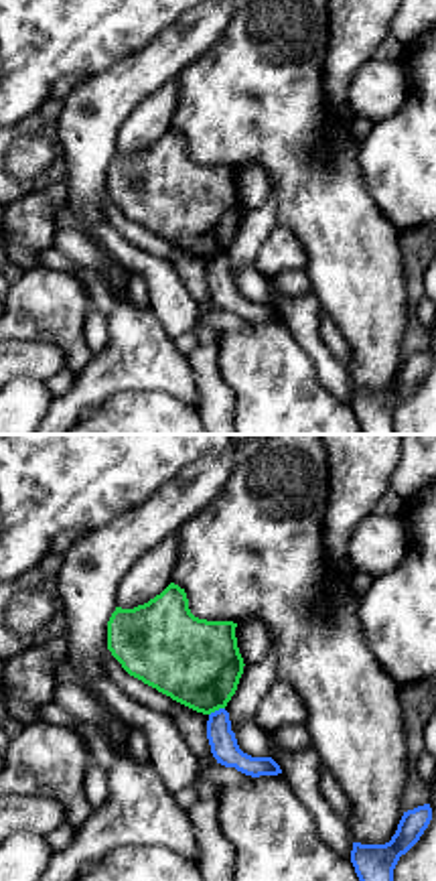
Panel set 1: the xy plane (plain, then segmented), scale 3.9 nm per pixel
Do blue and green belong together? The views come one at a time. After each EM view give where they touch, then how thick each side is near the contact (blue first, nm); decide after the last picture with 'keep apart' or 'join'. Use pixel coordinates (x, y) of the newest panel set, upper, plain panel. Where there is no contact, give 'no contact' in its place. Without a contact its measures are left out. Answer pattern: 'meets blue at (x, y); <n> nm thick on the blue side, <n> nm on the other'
meets blue at (215, 256); 110 nm thick on the blue side, 340 nm on the other

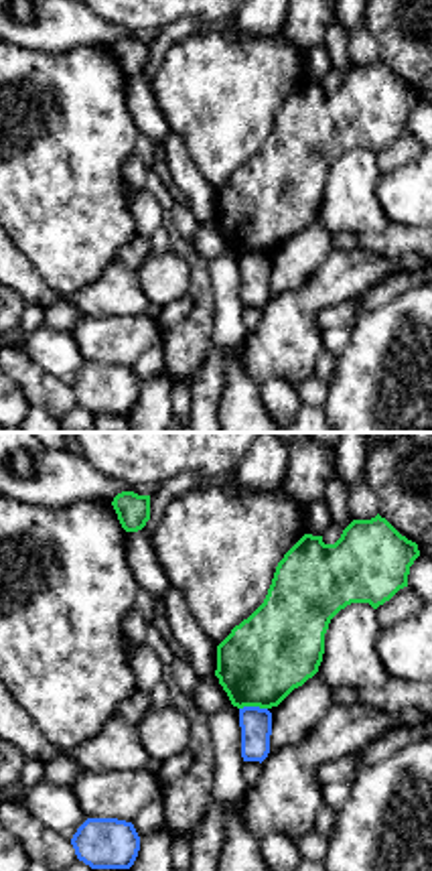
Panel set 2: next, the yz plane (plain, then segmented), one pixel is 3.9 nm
meets blue at (252, 252); 130 nm thick on the blue side, 340 nm on the other

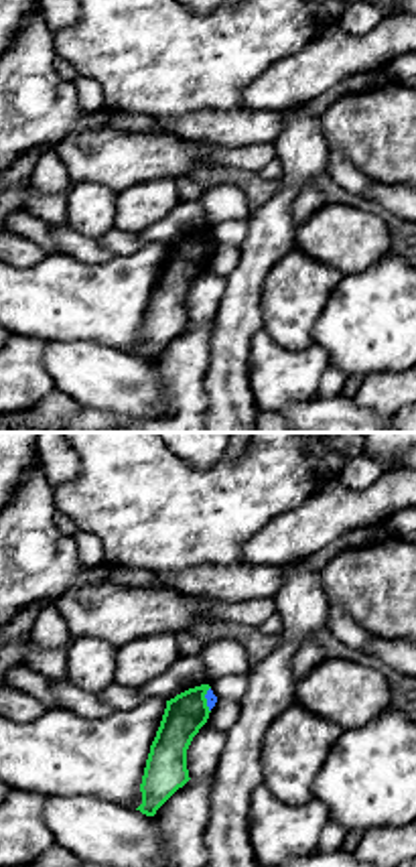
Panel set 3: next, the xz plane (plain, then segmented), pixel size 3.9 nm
meets blue at (208, 244); 50 nm thick on the blue side, 160 nm on the other

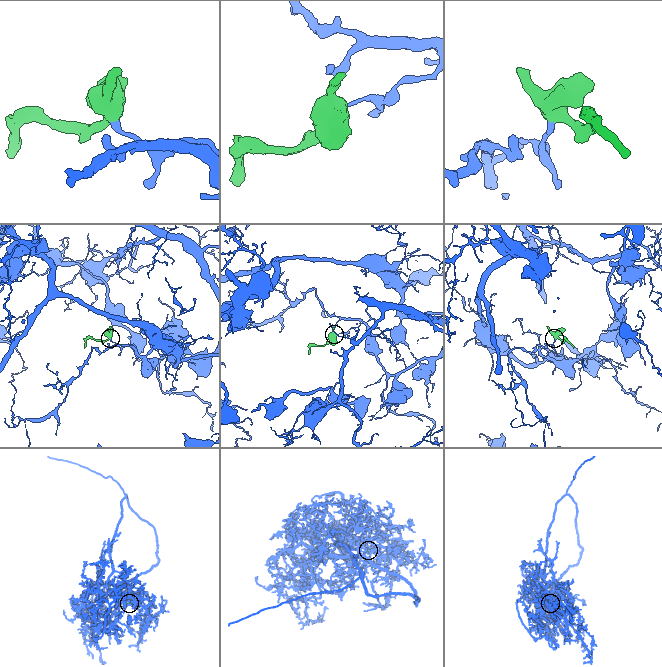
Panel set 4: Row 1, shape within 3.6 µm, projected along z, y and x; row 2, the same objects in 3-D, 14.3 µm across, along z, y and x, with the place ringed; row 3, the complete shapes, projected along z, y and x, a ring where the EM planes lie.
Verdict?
keep apart

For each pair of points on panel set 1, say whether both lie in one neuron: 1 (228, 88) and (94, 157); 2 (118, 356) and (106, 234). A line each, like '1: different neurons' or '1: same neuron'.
1: different neurons
2: different neurons

